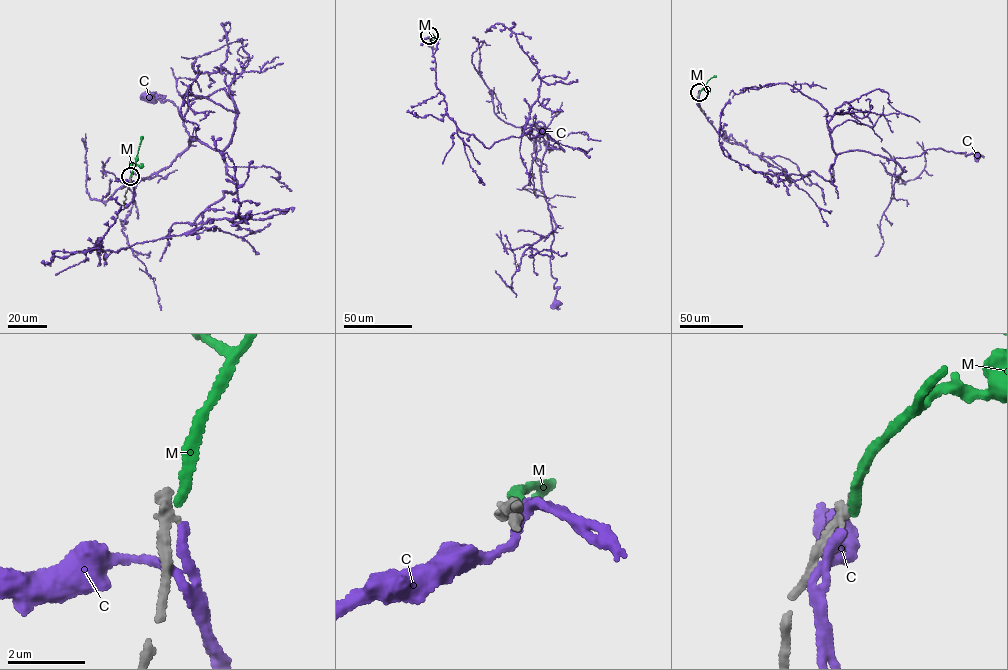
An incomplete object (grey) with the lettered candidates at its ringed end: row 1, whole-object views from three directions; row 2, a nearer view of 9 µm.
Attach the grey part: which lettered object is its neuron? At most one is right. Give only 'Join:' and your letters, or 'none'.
Join: none

